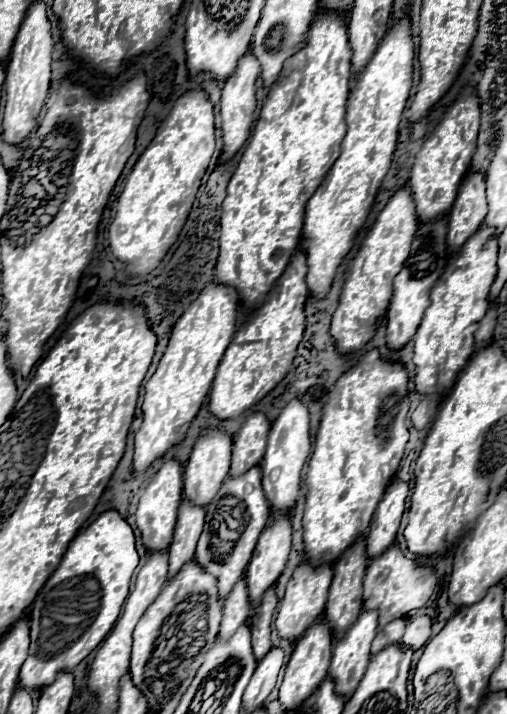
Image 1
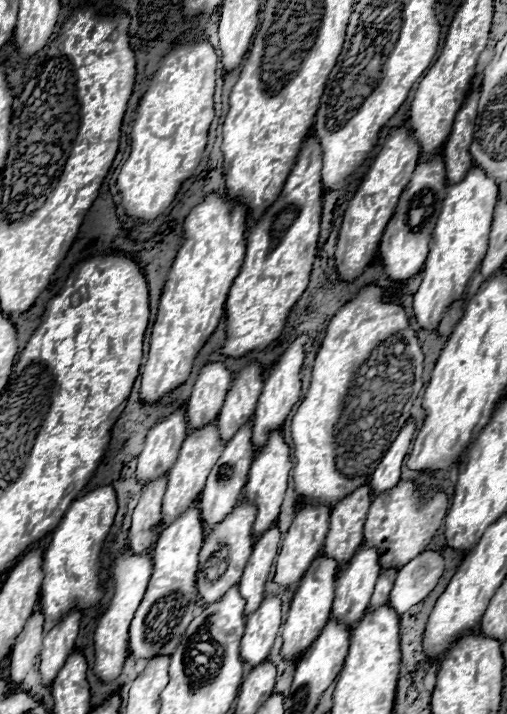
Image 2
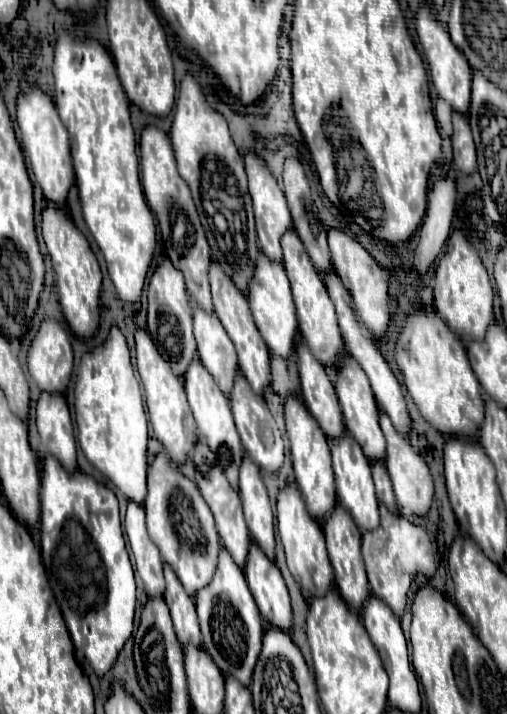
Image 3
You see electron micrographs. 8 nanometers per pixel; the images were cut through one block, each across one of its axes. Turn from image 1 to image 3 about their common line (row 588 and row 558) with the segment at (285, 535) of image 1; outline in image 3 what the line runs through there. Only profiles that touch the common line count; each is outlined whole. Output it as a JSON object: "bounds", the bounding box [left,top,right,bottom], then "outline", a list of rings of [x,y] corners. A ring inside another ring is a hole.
{"bounds":[244,544,292,632],"outline":[[[256,544],[250,546],[248,562],[244,566],[244,576],[254,596],[254,602],[260,610],[260,616],[274,628],[282,628],[286,632],[292,624],[288,588],[276,564],[268,560]]]}

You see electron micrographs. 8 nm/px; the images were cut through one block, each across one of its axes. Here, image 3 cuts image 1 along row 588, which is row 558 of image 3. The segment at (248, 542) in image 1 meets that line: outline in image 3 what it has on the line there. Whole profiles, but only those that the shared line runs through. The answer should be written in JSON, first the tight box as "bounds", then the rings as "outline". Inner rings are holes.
{"bounds":[196,548,264,686],"outline":[[[220,548],[220,558],[212,582],[196,596],[196,610],[204,648],[208,650],[220,672],[224,676],[234,676],[242,684],[250,686],[252,670],[262,648],[264,620],[258,612],[258,606],[254,604],[242,570],[234,564],[232,556],[224,548]]]}

